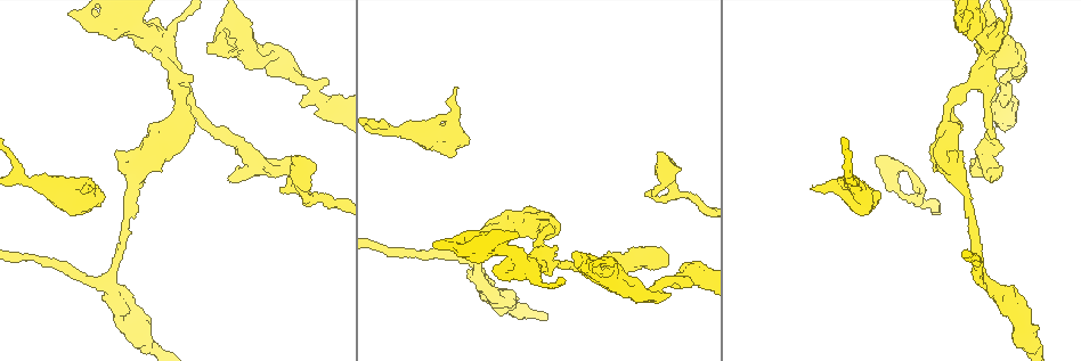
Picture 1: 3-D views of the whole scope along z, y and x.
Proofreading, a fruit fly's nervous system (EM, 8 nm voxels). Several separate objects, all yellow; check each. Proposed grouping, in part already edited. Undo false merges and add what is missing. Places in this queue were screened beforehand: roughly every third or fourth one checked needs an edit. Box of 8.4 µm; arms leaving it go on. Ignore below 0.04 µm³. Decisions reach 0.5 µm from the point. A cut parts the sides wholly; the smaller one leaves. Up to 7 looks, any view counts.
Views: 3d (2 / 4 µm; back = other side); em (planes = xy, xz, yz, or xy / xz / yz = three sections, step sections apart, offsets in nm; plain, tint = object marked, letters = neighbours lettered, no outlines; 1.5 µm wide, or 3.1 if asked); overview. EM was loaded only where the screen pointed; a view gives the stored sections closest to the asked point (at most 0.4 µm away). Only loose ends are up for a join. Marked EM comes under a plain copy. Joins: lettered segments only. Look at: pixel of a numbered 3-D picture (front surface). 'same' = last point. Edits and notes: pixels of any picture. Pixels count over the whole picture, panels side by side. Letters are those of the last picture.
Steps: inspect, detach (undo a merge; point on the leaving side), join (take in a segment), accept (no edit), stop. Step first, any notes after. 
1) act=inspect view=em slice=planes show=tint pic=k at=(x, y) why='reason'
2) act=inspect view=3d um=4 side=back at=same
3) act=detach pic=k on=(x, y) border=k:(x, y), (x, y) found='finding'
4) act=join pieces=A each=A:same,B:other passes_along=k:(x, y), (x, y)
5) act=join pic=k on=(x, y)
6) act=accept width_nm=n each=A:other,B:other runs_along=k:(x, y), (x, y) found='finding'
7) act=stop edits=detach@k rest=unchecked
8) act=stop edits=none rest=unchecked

act=inspect view=em slice=xz step=4 show=tint pic=1 at=(179, 111) why='branch point'

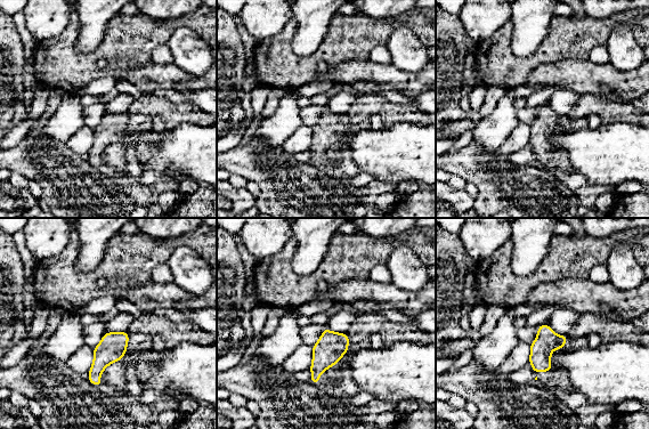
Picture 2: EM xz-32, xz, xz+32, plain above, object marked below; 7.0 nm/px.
act=inspect view=em slice=planes show=tint at=same

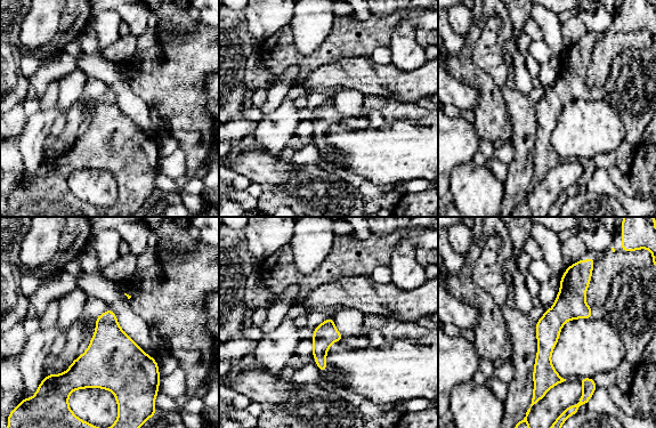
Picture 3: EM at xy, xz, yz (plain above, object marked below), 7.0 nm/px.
act=inspect view=em slice=planes show=letters at=same

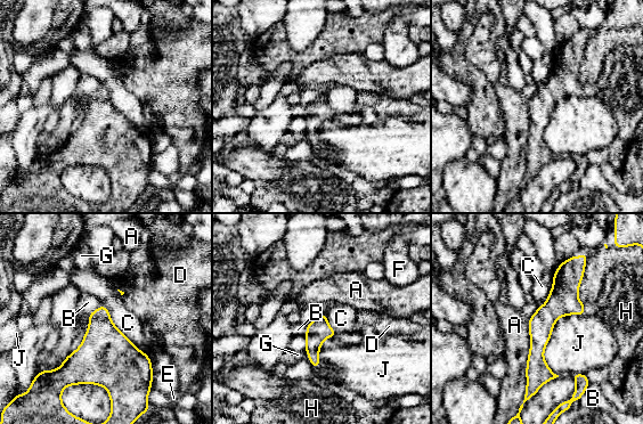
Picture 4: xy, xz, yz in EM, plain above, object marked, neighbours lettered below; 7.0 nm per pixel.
act=accept each=A:other,B:other,C:other,D:other,E:other,F:other,G:other,H:other,J:other border=4:(584, 314), (553, 327), (559, 375) found='continuous, no second neuron'

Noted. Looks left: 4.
act=inspect view=em slice=xz step=4 show=letters pic=1 at=(667, 260) why='free end'

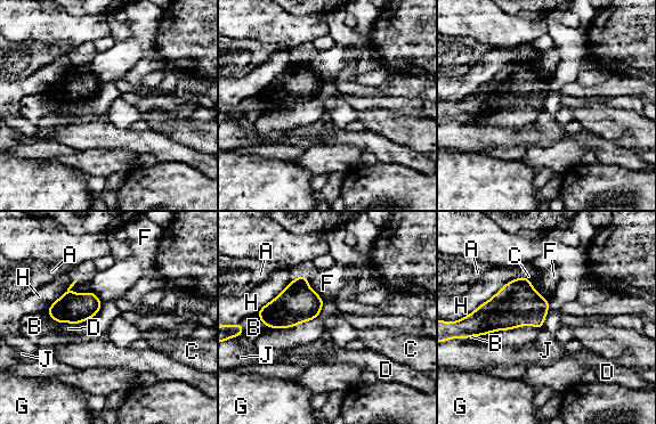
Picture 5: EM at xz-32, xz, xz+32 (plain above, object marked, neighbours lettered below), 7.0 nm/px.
act=inspect view=em slice=xy step=4 show=letters at=same

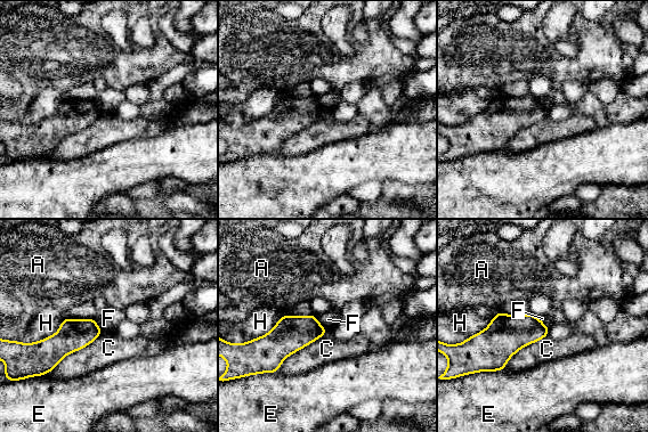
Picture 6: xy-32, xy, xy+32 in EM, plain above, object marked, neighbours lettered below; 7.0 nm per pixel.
act=accept each=A:other,C:other,E:other,F:other,H:other border=6:(327, 331), (289, 355), (276, 372) found='none of them fits'

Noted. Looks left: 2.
act=inspect view=em slice=xy step=8 show=tint pic=1 at=(649, 197)

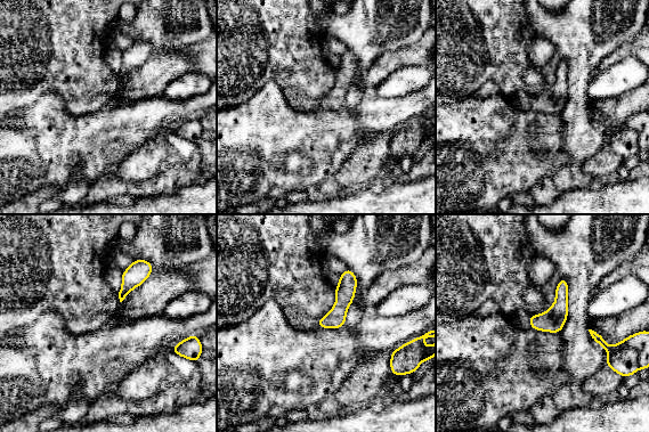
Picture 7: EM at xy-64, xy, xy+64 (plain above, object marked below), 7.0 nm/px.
act=inspect view=em slice=planes show=letters at=same

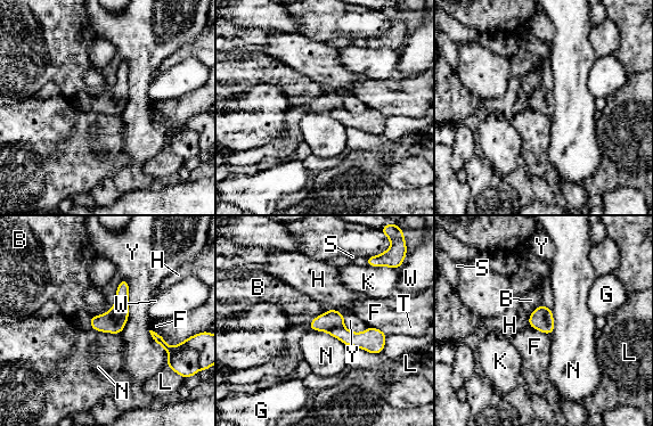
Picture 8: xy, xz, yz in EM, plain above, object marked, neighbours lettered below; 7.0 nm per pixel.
act=accept each=B:other,F:other,G:other,H:other,K:other,L:other,N:other,S:other,T:other,W:other,Y:other runs_along=8:(312, 325), (383, 336) found='none of them fits'

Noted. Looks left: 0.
act=stop edits=none rest=unchecked

